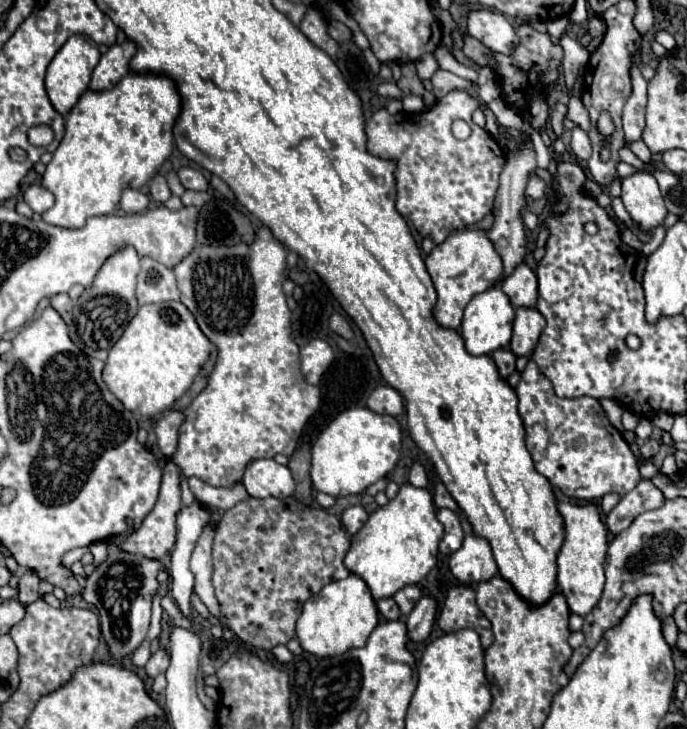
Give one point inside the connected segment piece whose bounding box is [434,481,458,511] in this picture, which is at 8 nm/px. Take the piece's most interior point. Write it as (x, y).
(442, 498)

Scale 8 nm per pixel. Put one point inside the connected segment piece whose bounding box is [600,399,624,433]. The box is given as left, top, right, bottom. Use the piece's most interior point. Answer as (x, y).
(614, 411)

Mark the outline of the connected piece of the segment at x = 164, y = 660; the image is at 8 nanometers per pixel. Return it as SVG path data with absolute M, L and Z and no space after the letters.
M158 649L146 663L146 673L150 677L156 677L158 673L164 673L170 665L170 655L164 651L164 649Z

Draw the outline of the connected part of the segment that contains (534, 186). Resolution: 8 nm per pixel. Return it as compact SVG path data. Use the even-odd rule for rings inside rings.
M532 175L532 177L528 179L528 185L526 185L526 195L532 197L532 199L540 199L540 197L544 197L544 191L546 191L544 181L542 181L540 177Z

